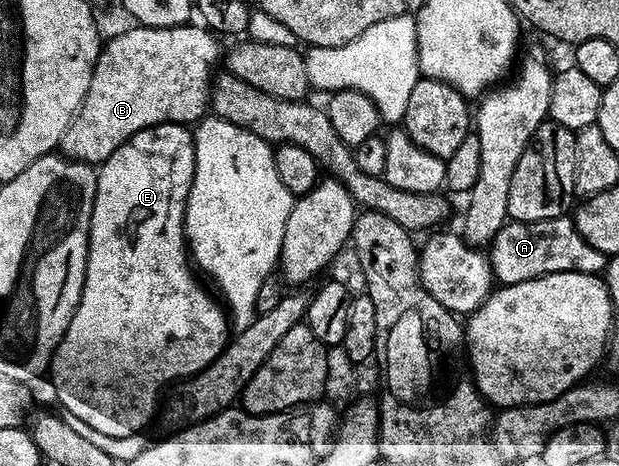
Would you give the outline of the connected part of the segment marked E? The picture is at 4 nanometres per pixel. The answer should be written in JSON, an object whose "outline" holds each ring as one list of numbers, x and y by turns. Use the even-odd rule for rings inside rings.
{"outline":[[160,123,135,133,127,142,119,145,119,149,115,149,115,153,111,153,111,157,107,157,97,171,97,192,91,213,91,225,89,226,89,252,87,253,83,289,79,297,79,305,69,322,69,328,66,329,64,337,61,338,57,352,53,354,51,372,53,371,53,387,57,390,57,399,66,407,65,411,70,415,79,417,82,421,87,421,101,435,122,439,123,437,142,434,146,430,144,427,152,421,153,414,157,411,157,394,160,393,161,386,164,383,171,382,172,379,185,381,198,375,204,367,214,363,218,355,225,349,227,342,225,330,230,330,230,320,227,318,222,304,216,298,213,300,201,288,200,281,202,282,202,280,198,278,191,266,191,256,185,241,185,206,189,200,189,190,193,184,194,173,195,145,193,144,193,131,180,123]]}

